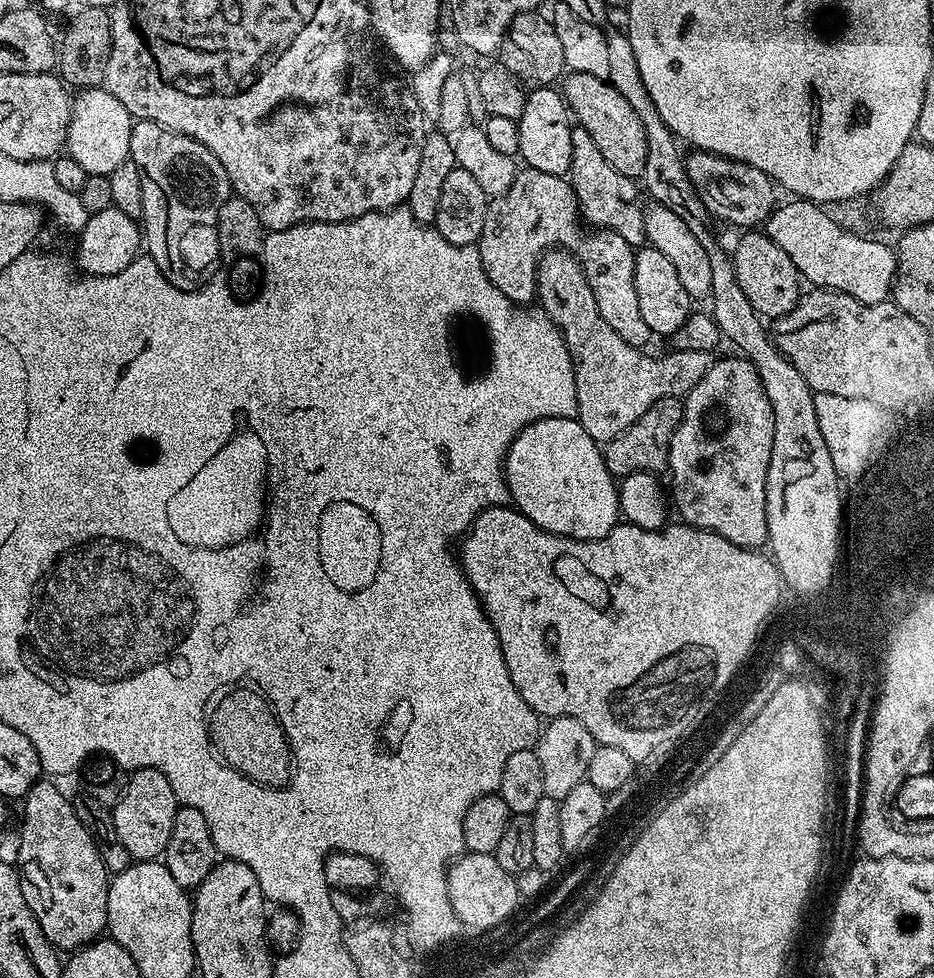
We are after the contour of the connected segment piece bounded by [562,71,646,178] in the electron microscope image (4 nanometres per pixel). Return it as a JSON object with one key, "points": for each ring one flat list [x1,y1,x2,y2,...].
{"points":[[569,71,563,77,562,95,570,109,571,115,594,138,594,146,598,146,602,158,618,170,618,174,639,178,642,170,646,170,646,130,634,114,630,102,614,90,607,80,596,78,591,74]]}

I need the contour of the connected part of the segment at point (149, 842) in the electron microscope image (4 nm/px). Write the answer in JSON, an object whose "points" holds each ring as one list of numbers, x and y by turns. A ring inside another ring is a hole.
{"points":[[137,768,129,775,129,782,126,783,126,790,121,800,112,808,112,821,118,842,126,846,133,861,160,860,163,857,166,846,170,842,170,830,174,830,174,814,177,807,178,801,166,774,153,768]]}

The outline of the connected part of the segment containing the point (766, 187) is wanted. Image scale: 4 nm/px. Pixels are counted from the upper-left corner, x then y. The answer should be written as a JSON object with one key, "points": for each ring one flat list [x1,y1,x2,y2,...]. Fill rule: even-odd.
{"points":[[692,150,687,153,684,165,690,174,690,182,694,182,694,190,698,190,698,198,702,198,702,206,706,206,717,221,725,220,728,224,737,224,740,230,748,230,763,225,777,207,777,189,772,179,746,162]]}

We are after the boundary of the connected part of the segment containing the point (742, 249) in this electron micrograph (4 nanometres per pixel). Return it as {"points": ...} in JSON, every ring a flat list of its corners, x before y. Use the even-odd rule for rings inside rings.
{"points":[[748,230,731,249,732,265,736,271,738,286,742,286,742,294,750,298,750,306,762,318,784,316,800,301,802,295,802,277,800,271,790,262,786,250,778,246,768,235,760,230]]}

